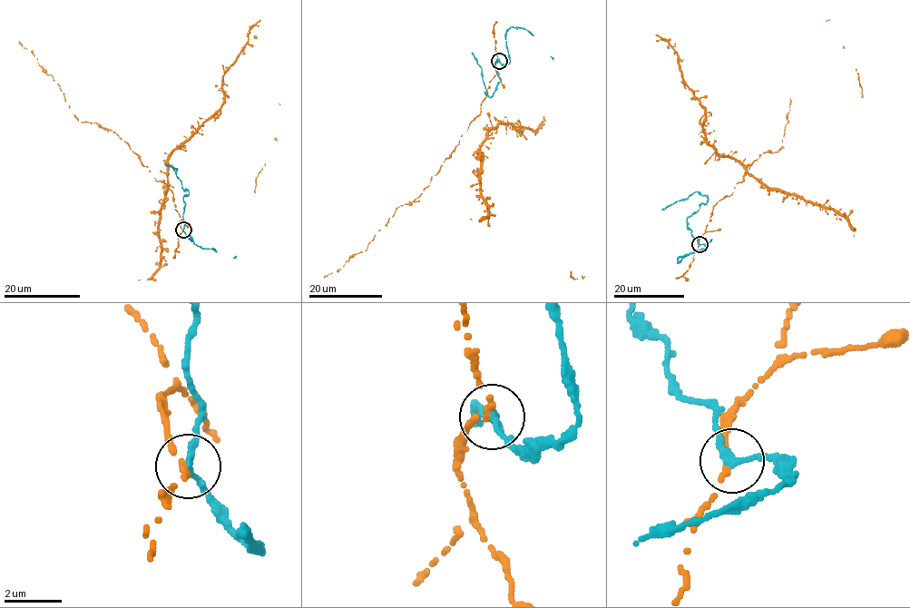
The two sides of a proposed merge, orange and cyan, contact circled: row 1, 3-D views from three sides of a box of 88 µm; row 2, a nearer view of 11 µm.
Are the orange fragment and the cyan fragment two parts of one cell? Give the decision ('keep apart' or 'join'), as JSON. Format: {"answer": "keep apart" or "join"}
{"answer": "keep apart"}

